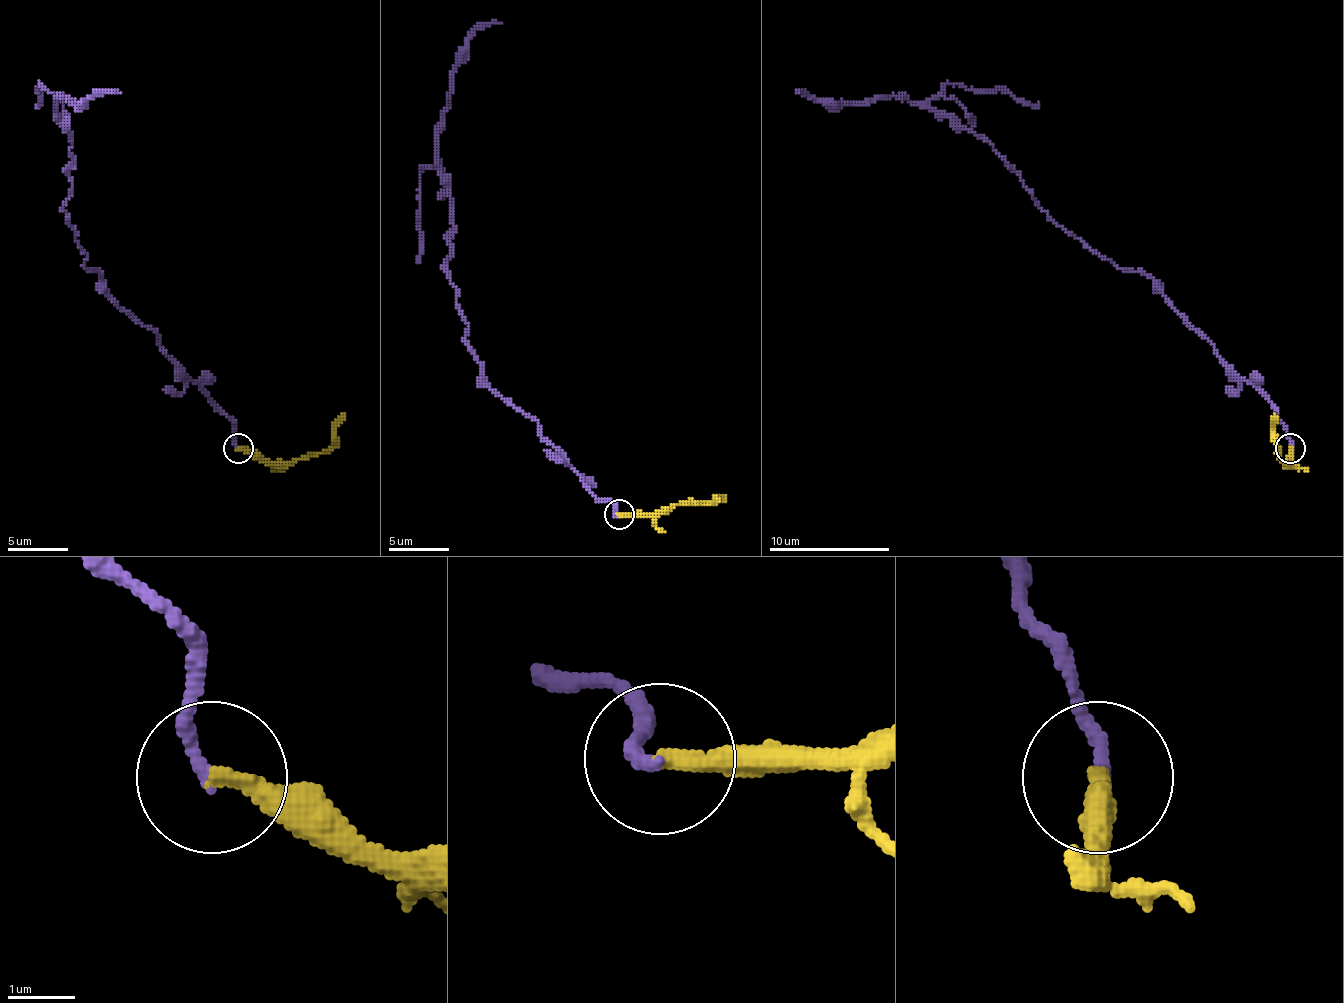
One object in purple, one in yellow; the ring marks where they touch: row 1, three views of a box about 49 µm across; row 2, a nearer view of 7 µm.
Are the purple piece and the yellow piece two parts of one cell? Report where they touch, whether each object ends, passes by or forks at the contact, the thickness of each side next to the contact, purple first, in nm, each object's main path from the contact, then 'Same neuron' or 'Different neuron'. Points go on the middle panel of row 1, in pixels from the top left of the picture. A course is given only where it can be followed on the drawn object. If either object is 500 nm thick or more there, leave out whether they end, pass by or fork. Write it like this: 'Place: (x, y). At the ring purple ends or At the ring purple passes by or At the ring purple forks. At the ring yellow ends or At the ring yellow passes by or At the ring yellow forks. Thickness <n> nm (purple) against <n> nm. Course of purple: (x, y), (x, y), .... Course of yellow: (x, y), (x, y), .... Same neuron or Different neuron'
Place: (619, 514). At the ring purple ends. At the ring yellow ends. Thickness 200 nm (purple) against 280 nm. Course of purple: (619, 514), (486, 383), (444, 262), (453, 211), (438, 132), (456, 53), (501, 23). Course of yellow: (619, 514), (653, 514), (726, 498). Different neuron

